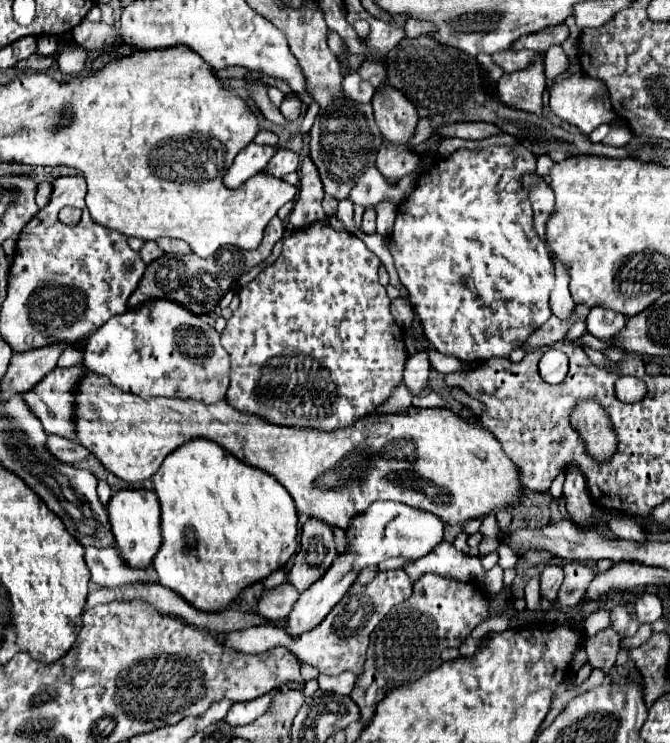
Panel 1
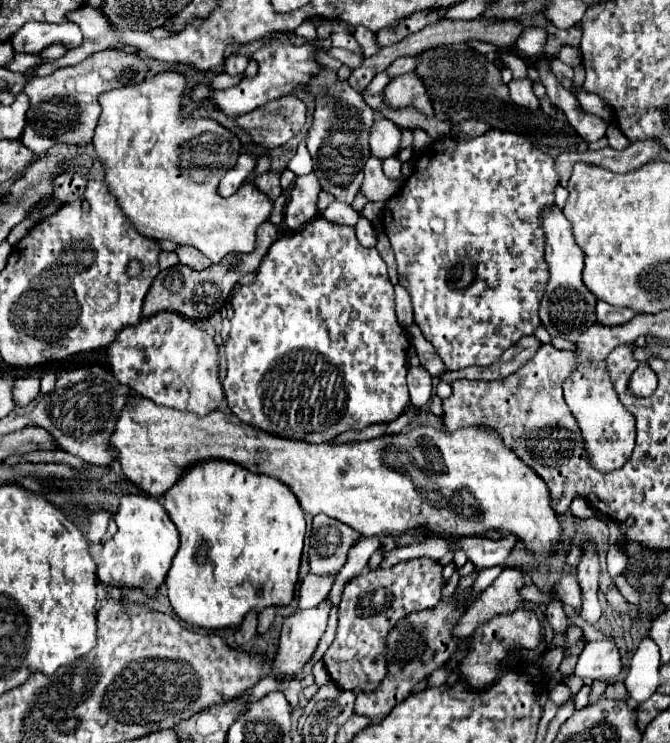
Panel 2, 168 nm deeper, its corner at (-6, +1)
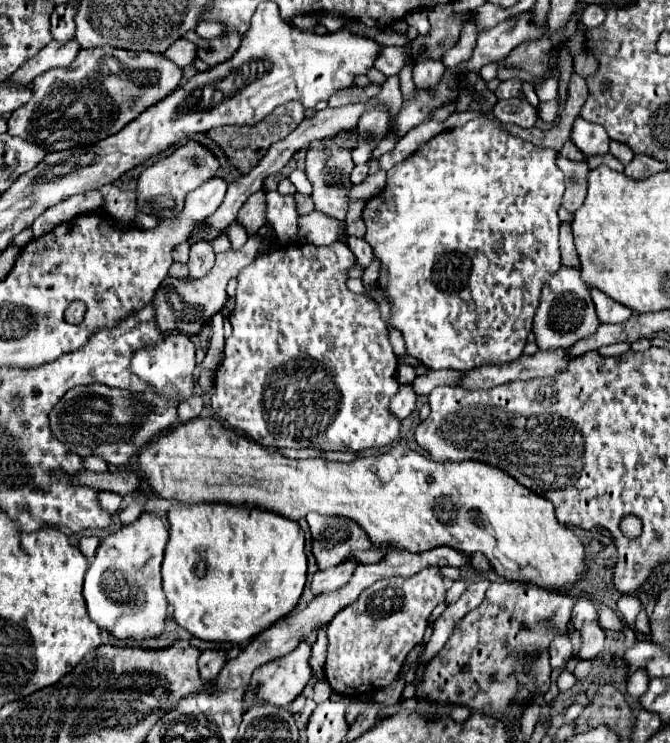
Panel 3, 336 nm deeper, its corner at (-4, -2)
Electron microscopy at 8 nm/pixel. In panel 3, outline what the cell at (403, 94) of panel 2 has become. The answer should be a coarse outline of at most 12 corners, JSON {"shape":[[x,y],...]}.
{"shape":[[434,59],[416,61],[414,85],[432,89],[444,73],[444,63]]}

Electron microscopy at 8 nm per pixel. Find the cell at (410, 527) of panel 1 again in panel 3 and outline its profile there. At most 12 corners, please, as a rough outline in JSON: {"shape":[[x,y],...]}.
{"shape":[[310,645],[262,665],[246,685],[244,711],[286,707],[310,681]]}

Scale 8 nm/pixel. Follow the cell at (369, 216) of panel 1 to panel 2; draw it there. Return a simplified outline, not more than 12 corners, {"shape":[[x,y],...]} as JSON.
{"shape":[[360,218],[356,236],[364,246],[376,246],[372,222]]}

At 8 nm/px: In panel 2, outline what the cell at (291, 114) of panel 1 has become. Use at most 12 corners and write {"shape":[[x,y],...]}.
{"shape":[[296,96],[264,104],[236,122],[272,150],[302,130],[306,106]]}

